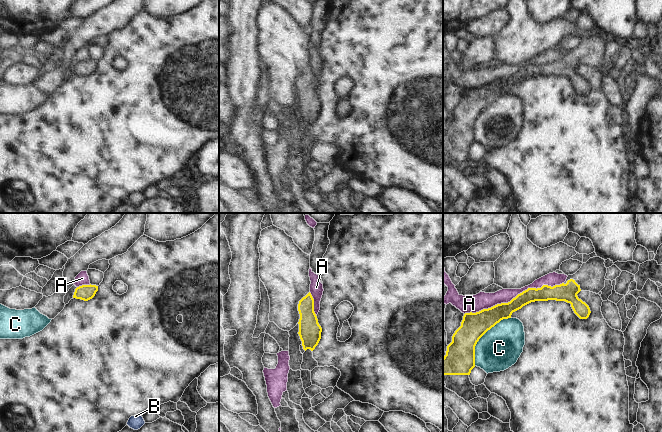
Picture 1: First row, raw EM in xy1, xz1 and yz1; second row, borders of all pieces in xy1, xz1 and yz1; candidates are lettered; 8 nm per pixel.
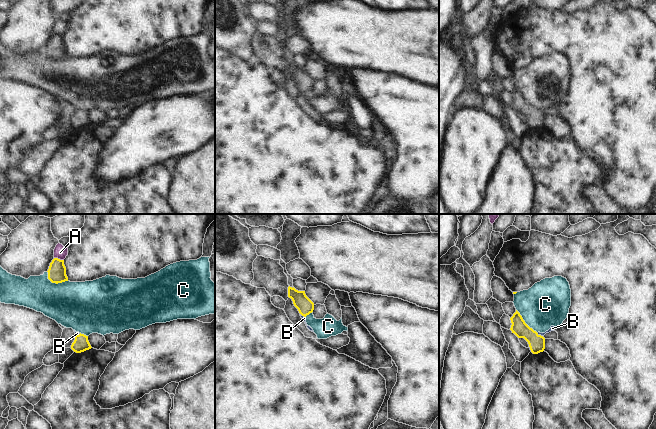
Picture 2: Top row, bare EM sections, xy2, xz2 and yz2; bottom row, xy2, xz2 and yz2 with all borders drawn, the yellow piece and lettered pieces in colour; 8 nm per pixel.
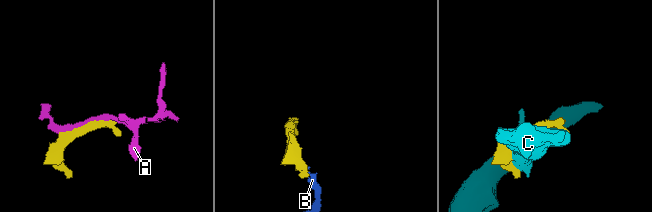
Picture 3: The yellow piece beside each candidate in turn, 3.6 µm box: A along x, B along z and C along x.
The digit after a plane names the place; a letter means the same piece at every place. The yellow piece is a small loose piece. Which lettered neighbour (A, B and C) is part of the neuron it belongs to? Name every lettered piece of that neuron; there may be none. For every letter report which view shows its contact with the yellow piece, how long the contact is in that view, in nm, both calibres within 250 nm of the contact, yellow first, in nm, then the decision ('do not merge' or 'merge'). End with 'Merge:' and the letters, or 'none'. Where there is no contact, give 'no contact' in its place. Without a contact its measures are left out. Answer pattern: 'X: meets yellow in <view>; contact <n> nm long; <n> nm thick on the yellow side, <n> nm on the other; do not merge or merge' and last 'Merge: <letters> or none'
A: meets yellow in yz1; contact 850 nm long; 150 nm thick on the yellow side, 140 nm on the other; do not merge
B: meets yellow in yz2; contact 70 nm long; 130 nm thick on the yellow side, 40 nm on the other; do not merge
C: meets yellow in yz1; contact 480 nm long; 240 nm thick on the yellow side, 340 nm on the other; do not merge
Merge: none

